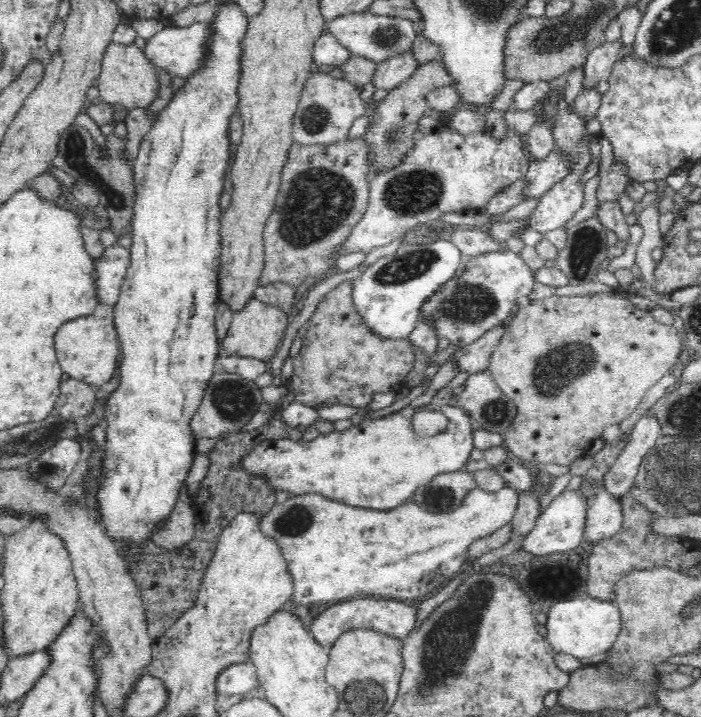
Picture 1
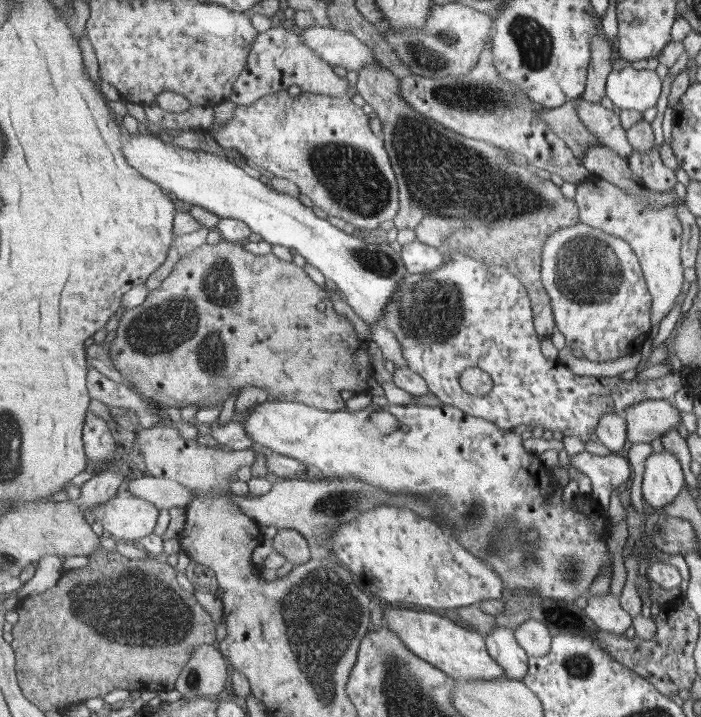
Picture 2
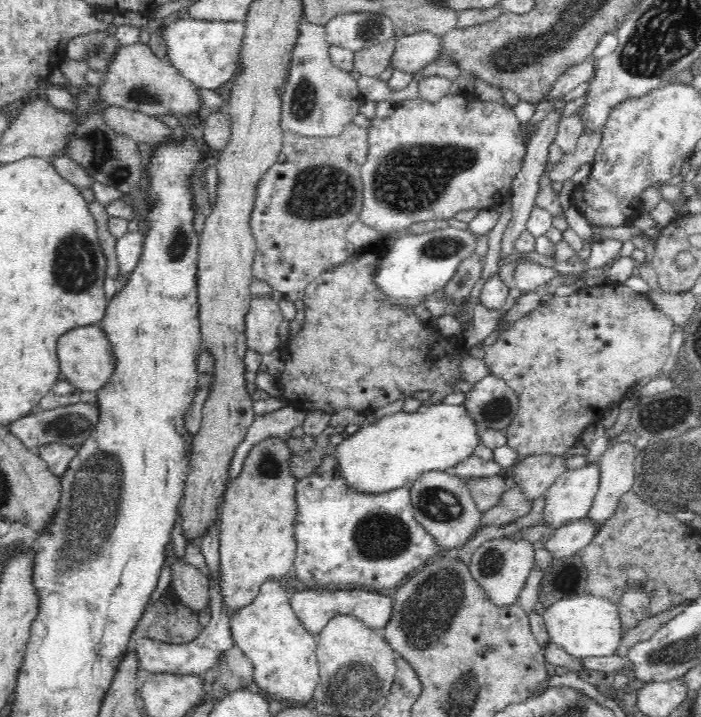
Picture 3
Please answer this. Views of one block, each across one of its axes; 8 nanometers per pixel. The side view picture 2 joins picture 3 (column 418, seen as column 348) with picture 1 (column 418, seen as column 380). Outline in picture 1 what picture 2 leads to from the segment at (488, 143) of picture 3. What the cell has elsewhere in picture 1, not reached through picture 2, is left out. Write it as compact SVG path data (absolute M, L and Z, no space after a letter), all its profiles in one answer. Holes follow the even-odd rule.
M444 123L442 128L422 138L413 140L413 144L398 158L398 163L388 168L374 172L369 178L370 198L368 206L360 220L356 223L352 234L348 236L343 254L365 252L390 244L402 238L406 232L420 224L430 224L440 220L442 214L463 212L468 208L481 208L490 202L491 198L501 193L516 180L524 179L528 168L528 157L522 145L522 138L516 134L516 129L506 128L502 138L494 138L490 132L482 130L475 133L461 133Z

